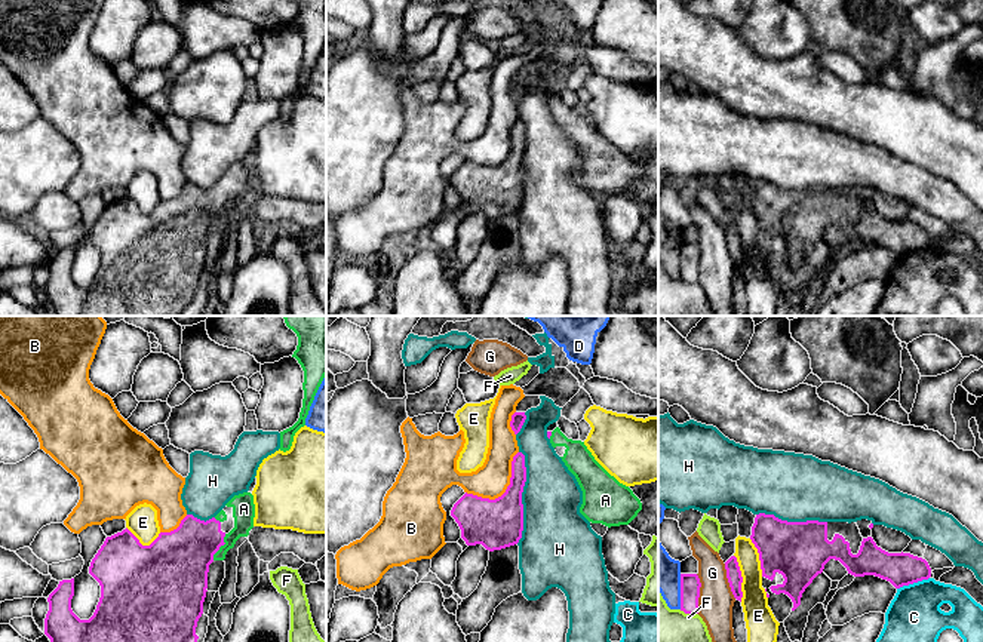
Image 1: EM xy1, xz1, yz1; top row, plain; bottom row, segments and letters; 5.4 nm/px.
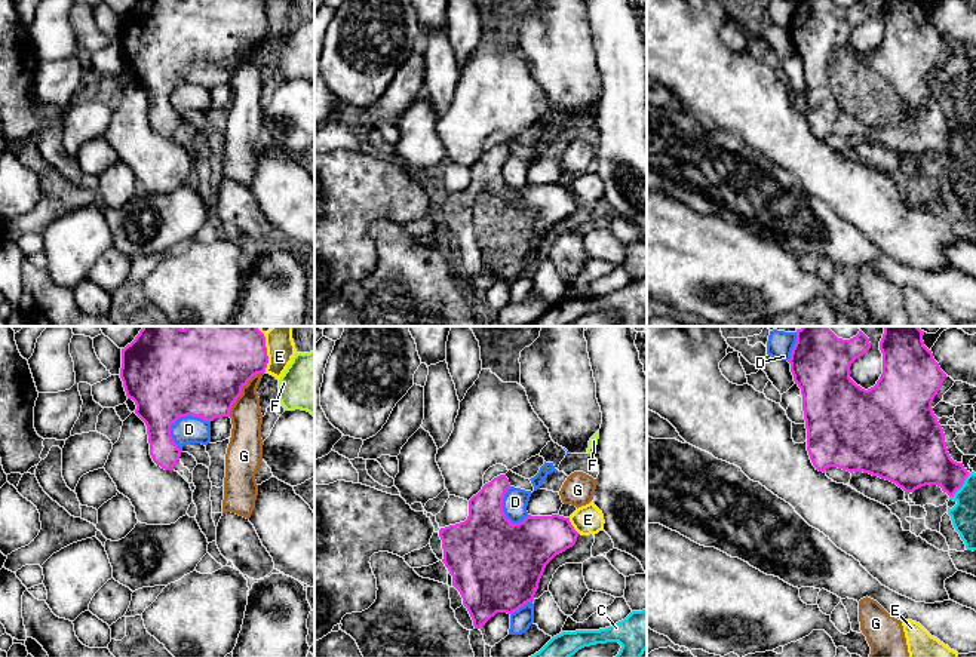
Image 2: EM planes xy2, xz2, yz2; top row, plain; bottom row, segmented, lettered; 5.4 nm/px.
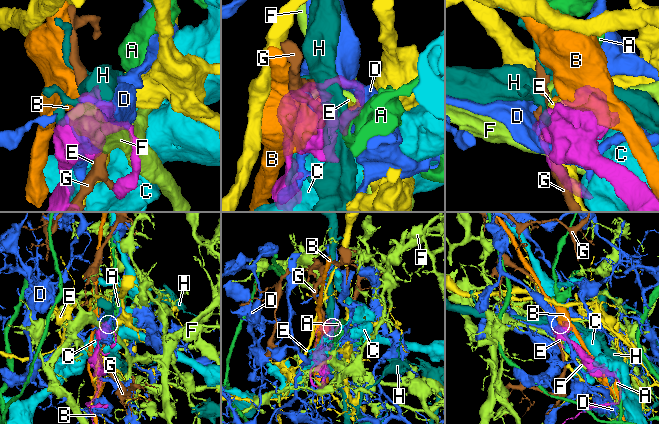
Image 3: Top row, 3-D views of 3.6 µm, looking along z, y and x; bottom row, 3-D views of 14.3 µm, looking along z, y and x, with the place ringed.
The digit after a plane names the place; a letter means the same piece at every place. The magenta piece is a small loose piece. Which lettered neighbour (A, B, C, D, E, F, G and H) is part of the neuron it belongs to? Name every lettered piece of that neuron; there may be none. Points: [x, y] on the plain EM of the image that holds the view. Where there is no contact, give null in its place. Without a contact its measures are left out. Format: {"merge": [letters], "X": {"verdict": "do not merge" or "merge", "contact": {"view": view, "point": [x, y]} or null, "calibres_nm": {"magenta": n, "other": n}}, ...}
{"merge": ["A"], "A": {"verdict": "merge", "contact": {"view": "xy1", "point": [220, 214]}, "calibres_nm": {"magenta": 340, "other": 130}}, "B": {"verdict": "do not merge", "contact": {"view": "xz1", "point": [506, 159]}, "calibres_nm": {"magenta": 280, "other": 190}}, "C": {"verdict": "do not merge", "contact": {"view": "yz1", "point": [912, 251]}, "calibres_nm": {"magenta": 180, "other": 320}}, "D": {"verdict": "do not merge", "contact": {"view": "xy2", "point": [186, 83]}, "calibres_nm": {"magenta": 460, "other": 150}}, "E": {"verdict": "do not merge", "contact": {"view": "yz1", "point": [742, 246]}, "calibres_nm": {"magenta": 80, "other": 160}}, "F": {"verdict": "do not merge", "contact": {"view": "yz1", "point": [688, 280]}, "calibres_nm": {"magenta": 110, "other": 440}}, "G": {"verdict": "do not merge", "contact": {"view": "xy2", "point": [241, 60]}, "calibres_nm": {"magenta": 460, "other": 170}}, "H": {"verdict": "do not merge", "contact": {"view": "xz1", "point": [521, 165]}, "calibres_nm": {"magenta": 280, "other": 340}}}

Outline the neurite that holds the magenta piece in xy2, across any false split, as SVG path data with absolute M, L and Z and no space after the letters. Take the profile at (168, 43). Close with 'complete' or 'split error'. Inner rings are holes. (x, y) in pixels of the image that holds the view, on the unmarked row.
M139 0L131 12L122 16L120 46L128 67L136 73L135 82L147 93L153 129L165 138L174 138L182 119L171 104L172 92L187 83L209 90L218 85L230 85L230 77L242 62L242 55L254 43L266 40L267 31L263 0Z; complete

